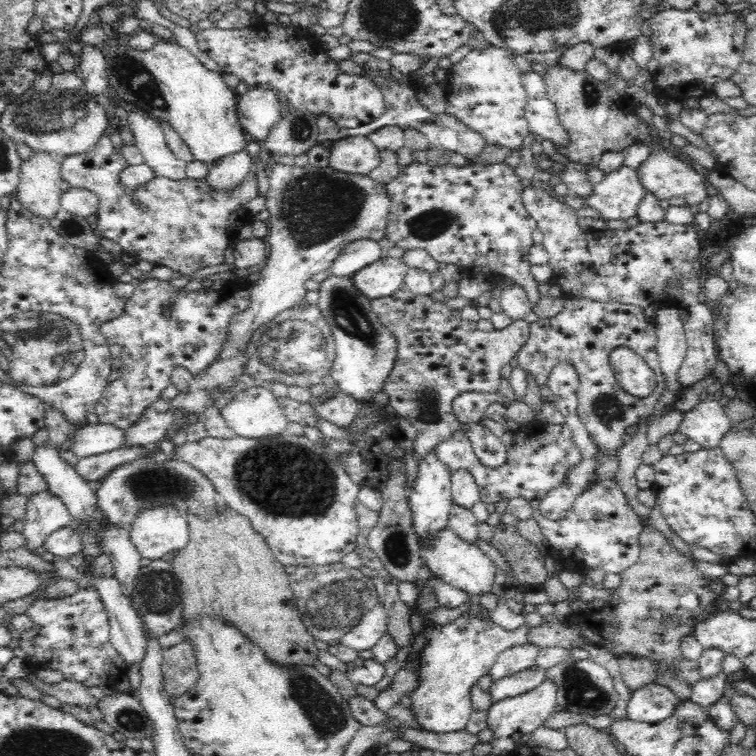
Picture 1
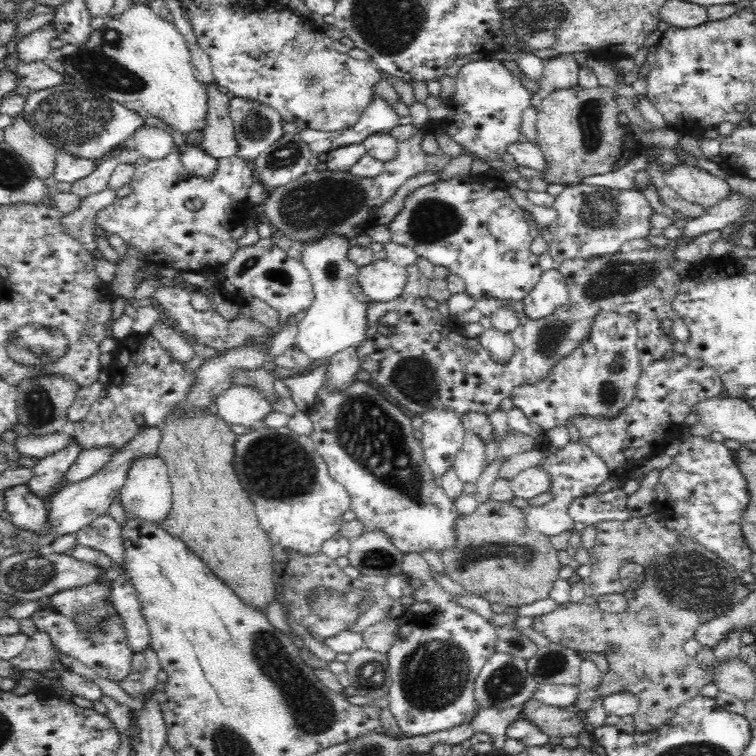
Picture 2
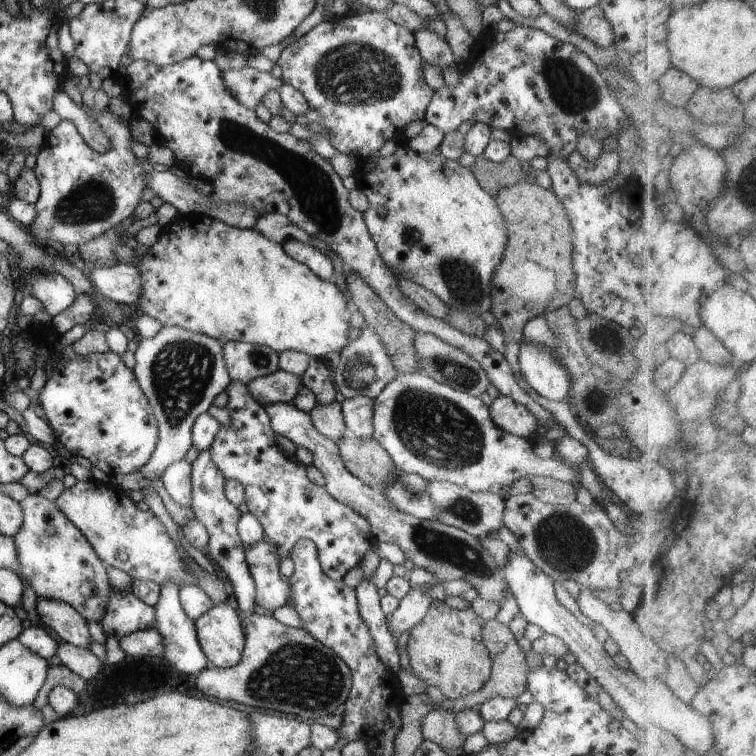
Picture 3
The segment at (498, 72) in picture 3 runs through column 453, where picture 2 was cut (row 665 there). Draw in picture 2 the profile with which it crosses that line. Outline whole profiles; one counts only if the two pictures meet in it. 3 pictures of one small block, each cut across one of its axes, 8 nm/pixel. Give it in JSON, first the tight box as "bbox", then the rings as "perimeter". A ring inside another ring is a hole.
{"bbox":[31,608,133,683],"perimeter":[[[50,608],[38,609],[31,615],[31,618],[37,630],[43,630],[49,634],[54,650],[64,652],[64,654],[69,654],[70,657],[80,660],[92,668],[98,676],[118,683],[130,674],[133,652],[127,645],[123,620],[117,612],[114,616],[106,618],[106,622],[102,622],[98,632],[85,632],[85,630],[78,628],[74,621],[65,619]]]}

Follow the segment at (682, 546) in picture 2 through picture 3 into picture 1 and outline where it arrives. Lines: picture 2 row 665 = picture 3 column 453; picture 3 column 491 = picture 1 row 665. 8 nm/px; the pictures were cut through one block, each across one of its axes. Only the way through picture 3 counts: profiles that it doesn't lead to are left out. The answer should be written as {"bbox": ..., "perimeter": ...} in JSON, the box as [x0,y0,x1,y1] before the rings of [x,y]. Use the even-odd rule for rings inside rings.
{"bbox":[528,525,726,701],"perimeter":[[[645,525],[638,536],[640,542],[640,554],[636,564],[621,572],[621,584],[616,589],[612,589],[610,598],[600,610],[590,609],[579,615],[570,614],[566,619],[555,621],[549,618],[548,621],[541,622],[538,626],[528,630],[528,642],[535,644],[538,648],[544,647],[581,647],[582,644],[589,643],[600,648],[609,650],[614,656],[622,658],[624,656],[635,656],[636,658],[647,658],[652,662],[657,662],[657,674],[652,680],[656,684],[666,686],[672,690],[680,700],[688,701],[692,694],[692,685],[676,671],[676,667],[668,664],[685,658],[680,642],[688,634],[693,634],[696,622],[700,620],[702,614],[712,614],[718,610],[722,594],[726,590],[726,584],[718,579],[708,579],[694,565],[692,559],[682,555],[671,542],[655,528],[653,525]]]}

